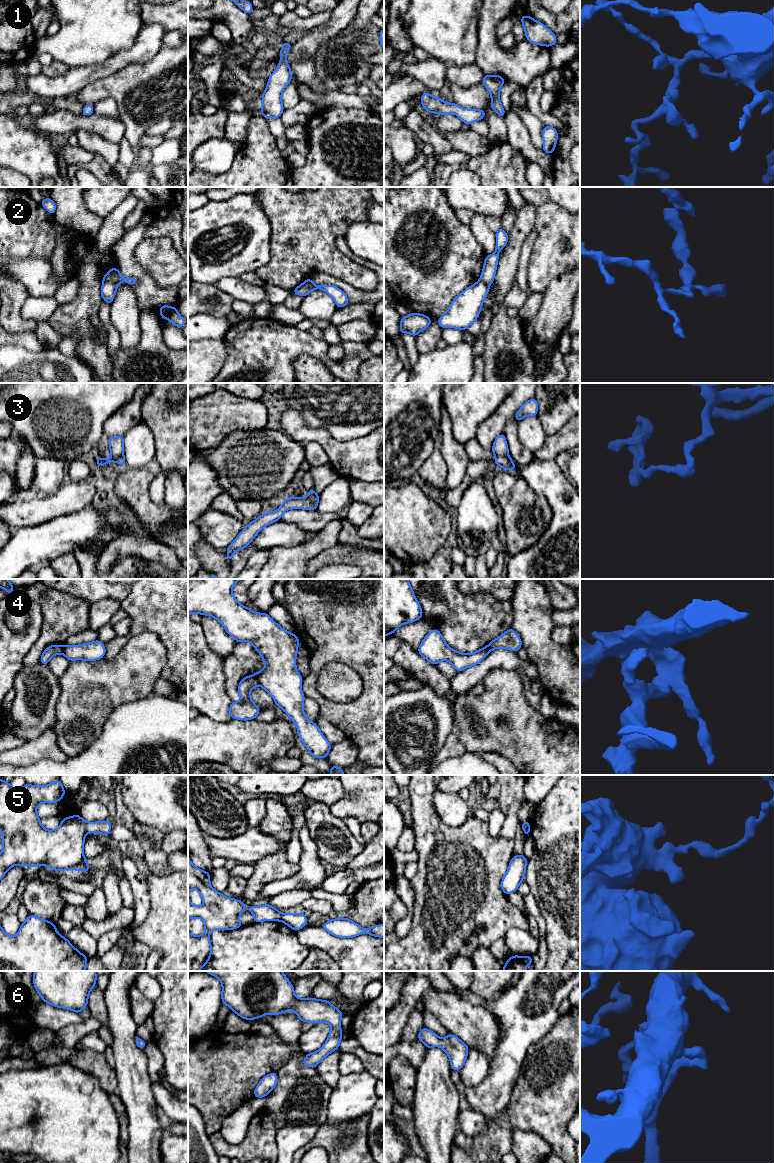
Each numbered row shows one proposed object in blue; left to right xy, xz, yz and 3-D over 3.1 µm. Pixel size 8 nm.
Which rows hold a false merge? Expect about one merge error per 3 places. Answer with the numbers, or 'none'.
2, 3, 4, 5

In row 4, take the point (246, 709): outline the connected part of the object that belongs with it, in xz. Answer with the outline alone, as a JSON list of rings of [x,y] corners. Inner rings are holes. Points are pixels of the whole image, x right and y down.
[[[253,676],[242,678],[238,685],[238,692],[241,696],[240,701],[232,701],[229,713],[232,719],[249,720],[256,719],[261,711],[259,707],[252,701],[250,697],[251,690],[258,686],[258,680]]]

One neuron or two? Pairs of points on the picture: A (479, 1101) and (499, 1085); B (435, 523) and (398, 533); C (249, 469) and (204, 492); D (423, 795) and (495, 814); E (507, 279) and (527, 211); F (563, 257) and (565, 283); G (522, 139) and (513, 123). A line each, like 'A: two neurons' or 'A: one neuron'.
A: one neuron
B: one neuron
C: two neurons
D: two neurons
E: one neuron
F: two neurons
G: one neuron

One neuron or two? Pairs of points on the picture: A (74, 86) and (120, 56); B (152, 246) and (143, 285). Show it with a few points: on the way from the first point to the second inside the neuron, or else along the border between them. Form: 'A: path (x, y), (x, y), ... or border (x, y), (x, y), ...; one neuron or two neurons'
A: path (85, 75), (109, 66); one neuron
B: border (133, 251), (135, 261), (158, 286), (163, 287); two neurons

